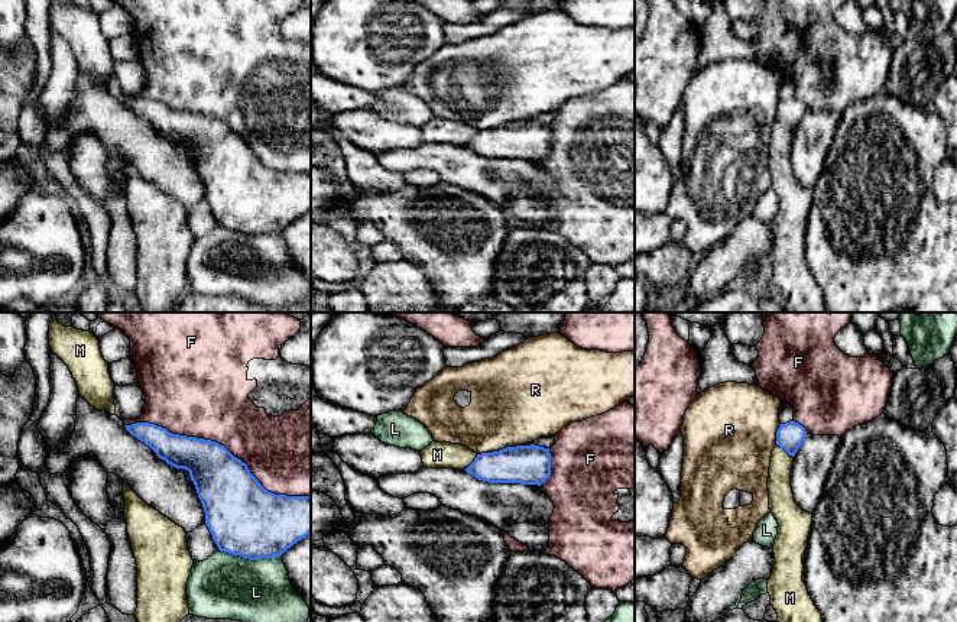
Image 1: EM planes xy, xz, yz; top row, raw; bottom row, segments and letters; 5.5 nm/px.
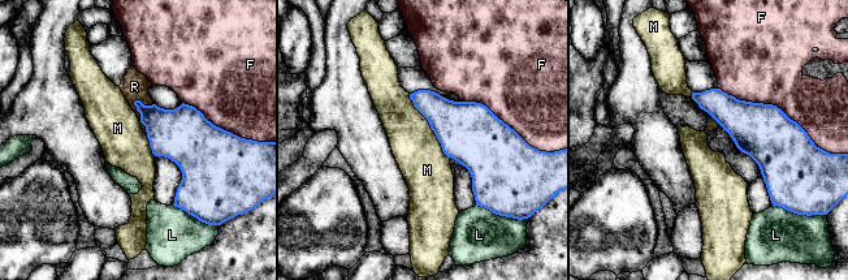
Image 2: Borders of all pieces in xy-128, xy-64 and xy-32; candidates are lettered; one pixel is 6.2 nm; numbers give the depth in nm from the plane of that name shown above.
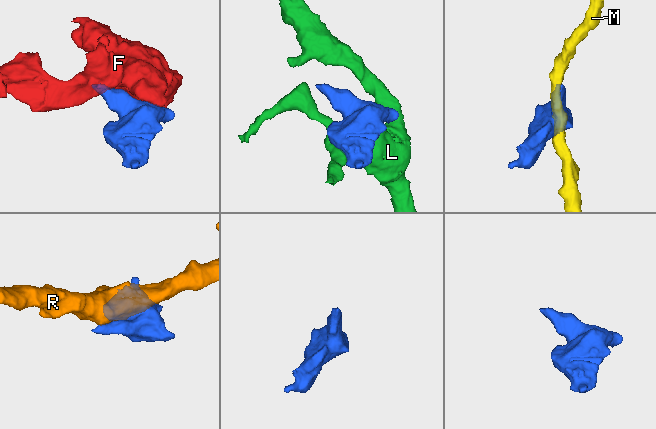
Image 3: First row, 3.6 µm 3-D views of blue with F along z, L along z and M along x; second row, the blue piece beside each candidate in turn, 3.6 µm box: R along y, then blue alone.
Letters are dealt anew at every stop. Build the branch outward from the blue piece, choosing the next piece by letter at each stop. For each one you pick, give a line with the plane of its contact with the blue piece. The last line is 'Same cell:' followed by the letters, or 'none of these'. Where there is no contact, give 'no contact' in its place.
Same cell: none of these

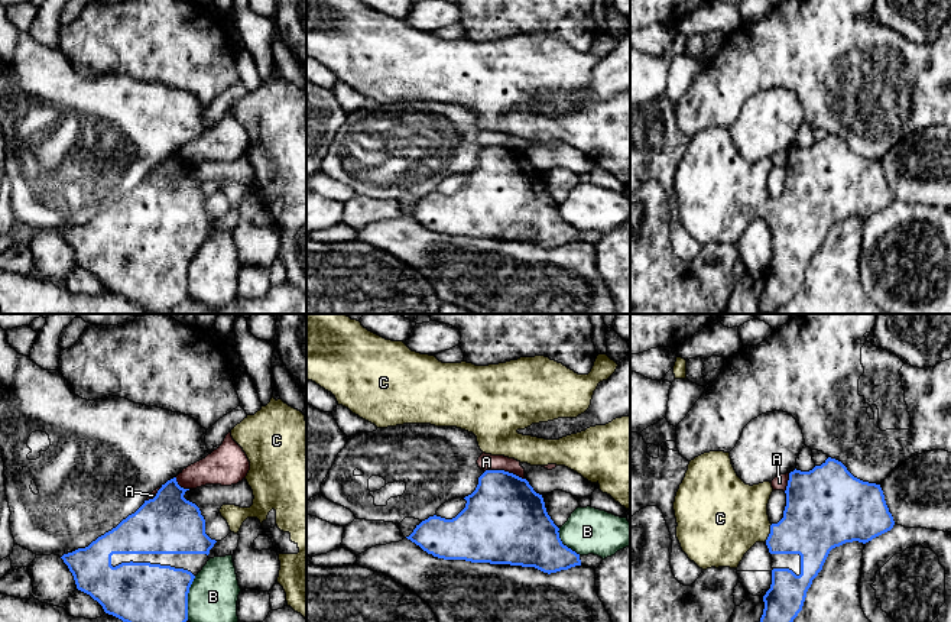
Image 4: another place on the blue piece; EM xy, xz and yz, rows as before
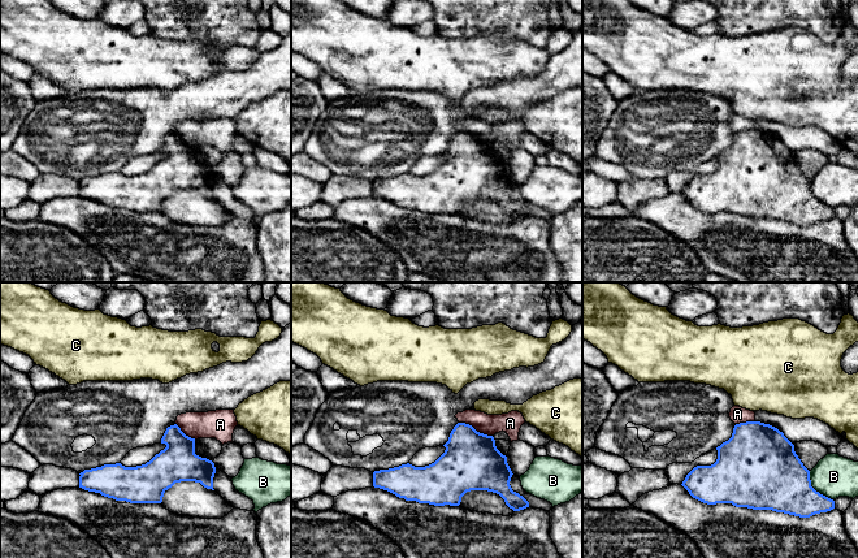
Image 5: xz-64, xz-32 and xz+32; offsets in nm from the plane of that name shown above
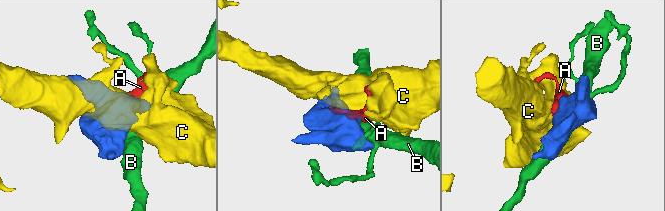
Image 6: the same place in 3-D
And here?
C: contact in yz
Same cell: C

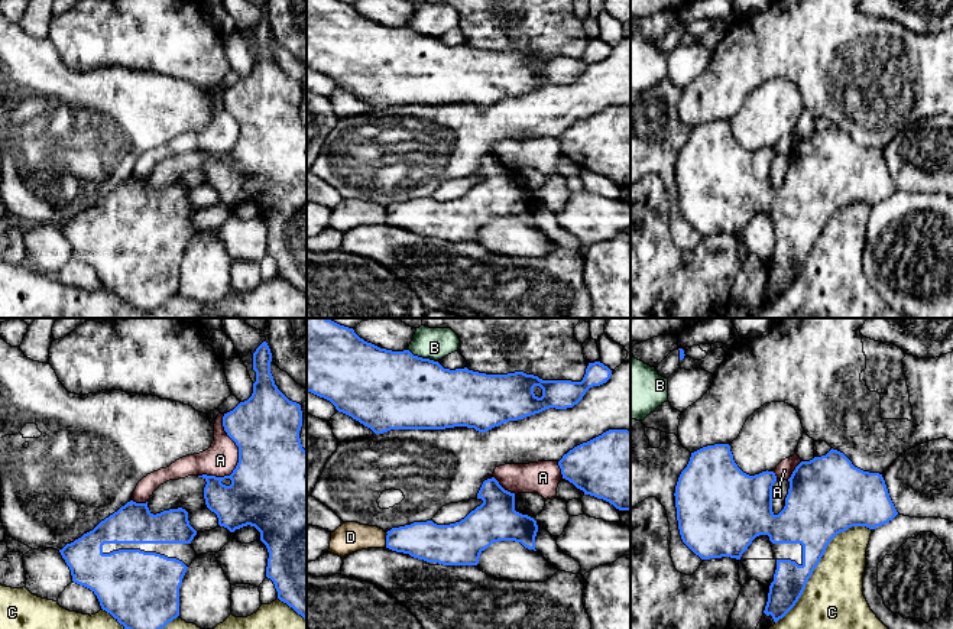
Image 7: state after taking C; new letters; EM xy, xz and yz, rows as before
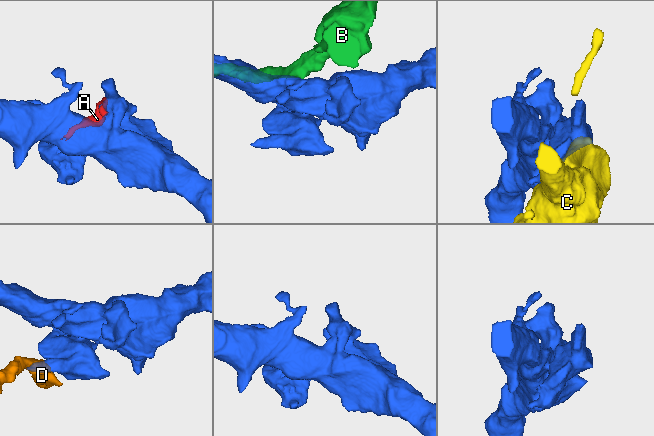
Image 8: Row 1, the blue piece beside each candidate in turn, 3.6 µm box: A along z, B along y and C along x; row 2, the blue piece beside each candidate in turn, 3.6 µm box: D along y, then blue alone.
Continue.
Same cell: none of these

